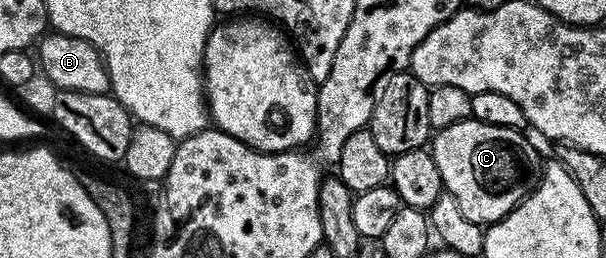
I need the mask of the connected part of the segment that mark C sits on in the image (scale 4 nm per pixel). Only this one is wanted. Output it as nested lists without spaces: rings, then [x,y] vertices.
[[[472,117],[457,124],[449,124],[449,128],[444,130],[434,131],[429,149],[437,164],[437,172],[441,172],[443,189],[455,197],[457,208],[465,212],[468,220],[473,220],[478,226],[486,228],[493,222],[500,222],[509,212],[513,212],[513,208],[520,206],[524,198],[531,193],[533,183],[541,174],[541,161],[539,162],[539,154],[527,136],[522,130],[497,128],[497,124],[485,124]]]

